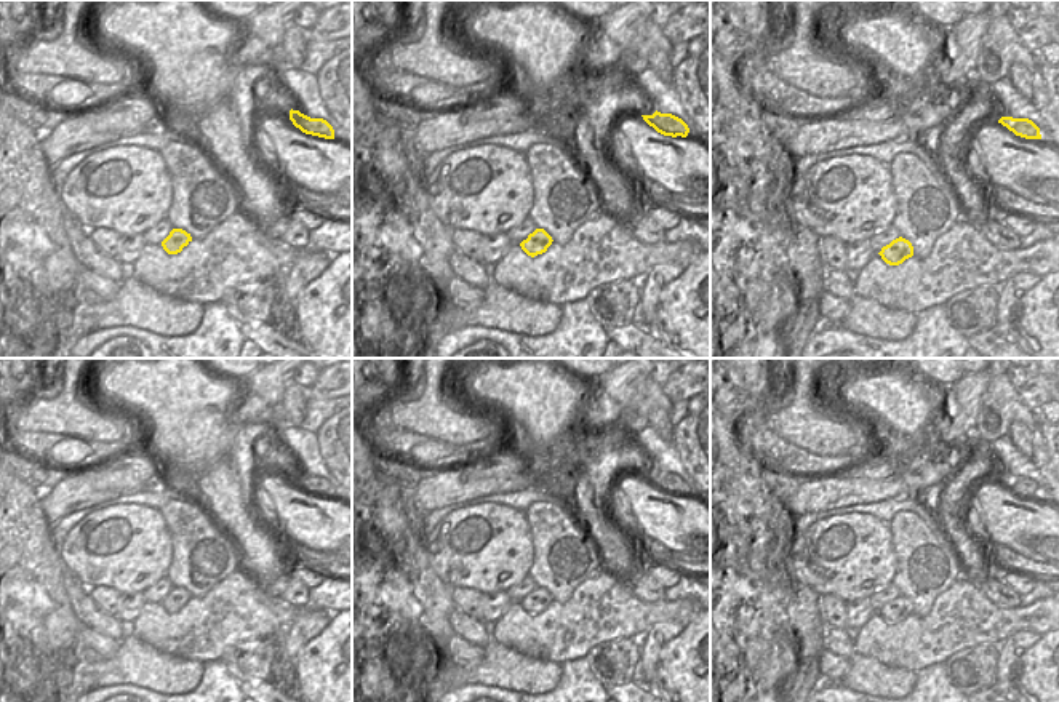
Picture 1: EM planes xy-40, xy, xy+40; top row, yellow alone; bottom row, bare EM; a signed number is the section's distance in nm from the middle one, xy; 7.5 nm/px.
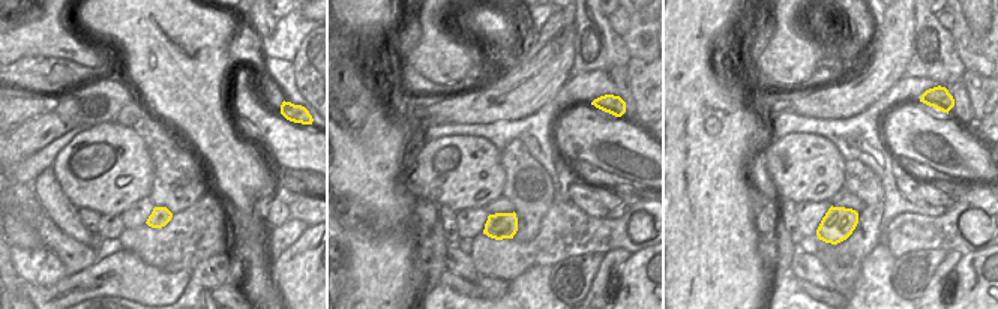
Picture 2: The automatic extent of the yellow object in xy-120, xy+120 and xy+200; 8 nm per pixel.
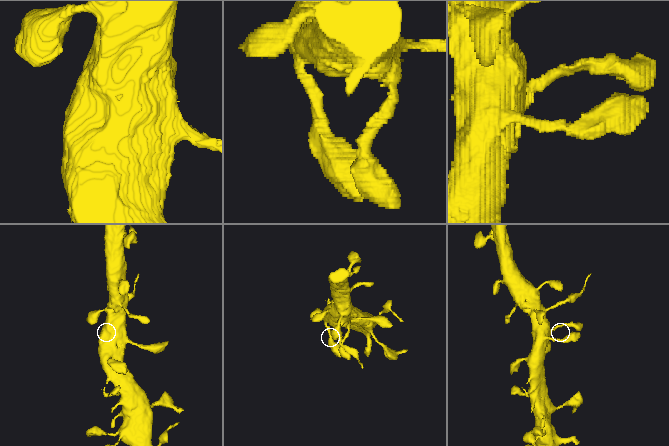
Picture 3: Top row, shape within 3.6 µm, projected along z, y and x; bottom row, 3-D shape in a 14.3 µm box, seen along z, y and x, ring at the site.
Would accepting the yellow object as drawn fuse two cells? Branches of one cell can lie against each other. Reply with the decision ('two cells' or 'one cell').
one cell

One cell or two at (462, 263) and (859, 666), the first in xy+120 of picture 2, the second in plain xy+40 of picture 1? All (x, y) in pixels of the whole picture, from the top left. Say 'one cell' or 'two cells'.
two cells

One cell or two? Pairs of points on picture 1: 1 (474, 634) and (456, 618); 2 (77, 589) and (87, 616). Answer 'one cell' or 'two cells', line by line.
1: one cell
2: one cell

